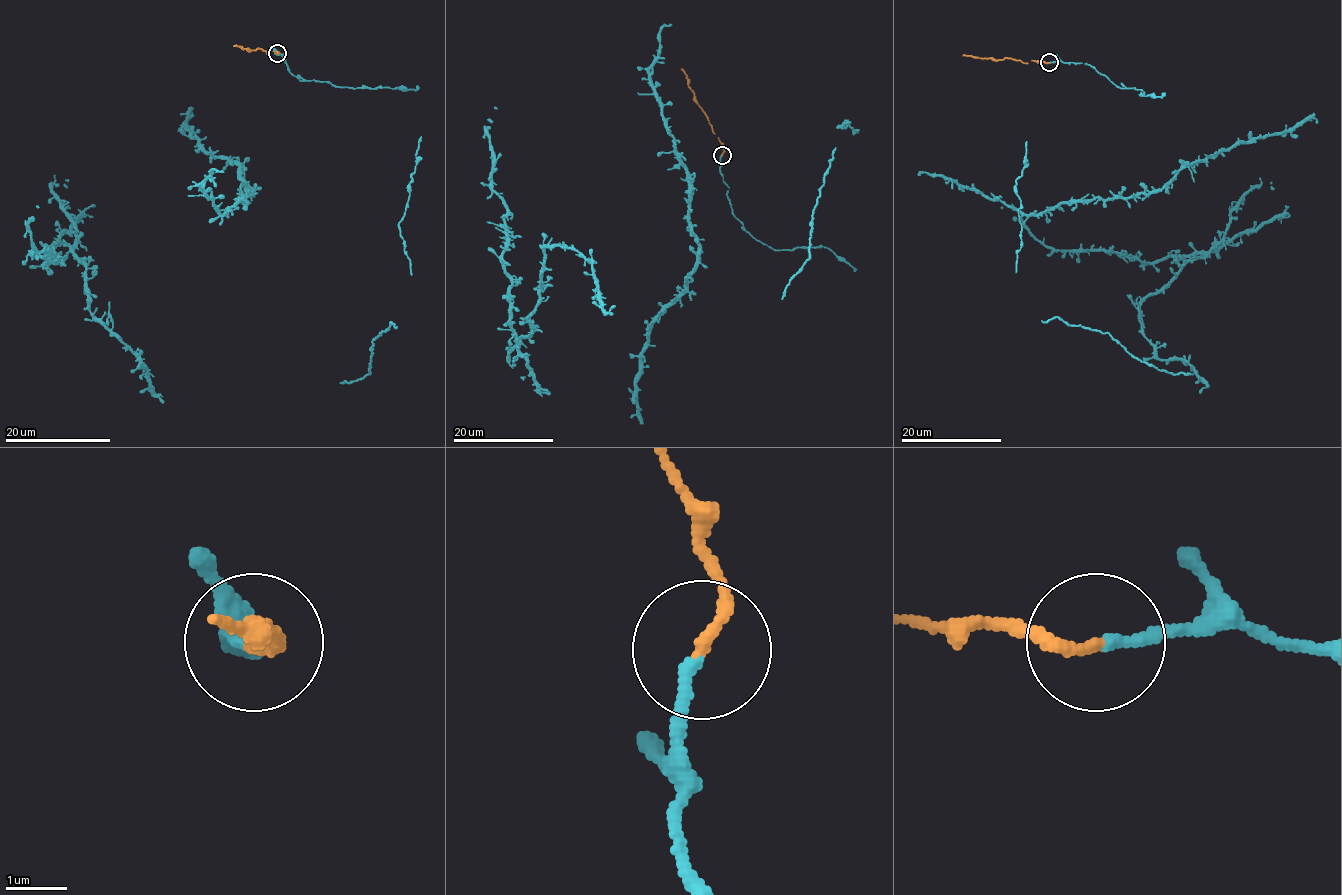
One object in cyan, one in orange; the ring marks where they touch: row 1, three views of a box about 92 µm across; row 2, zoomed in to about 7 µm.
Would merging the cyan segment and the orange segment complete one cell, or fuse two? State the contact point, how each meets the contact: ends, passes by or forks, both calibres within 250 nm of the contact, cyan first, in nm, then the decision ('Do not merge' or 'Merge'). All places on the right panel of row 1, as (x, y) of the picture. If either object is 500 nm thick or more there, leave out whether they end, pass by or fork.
Place: (1049, 62). At the ring cyan ends. At the ring orange ends. Thickness 190 nm (cyan) against 190 nm. Merge

